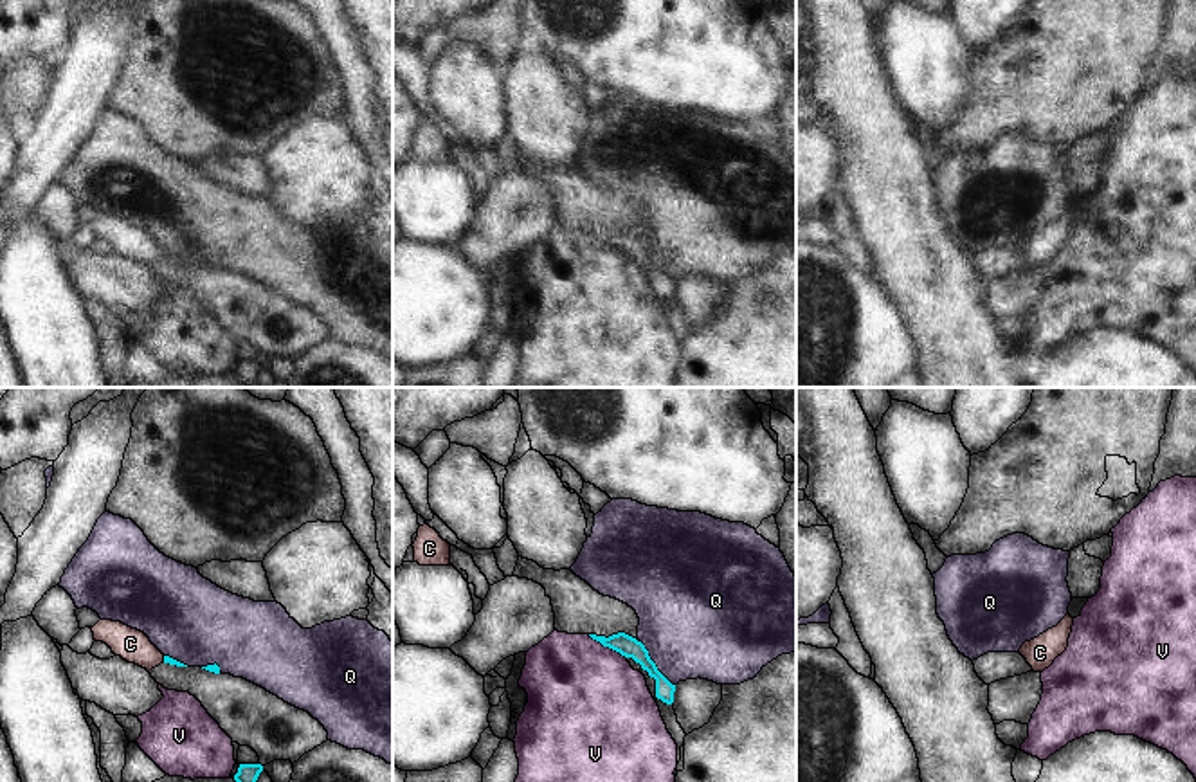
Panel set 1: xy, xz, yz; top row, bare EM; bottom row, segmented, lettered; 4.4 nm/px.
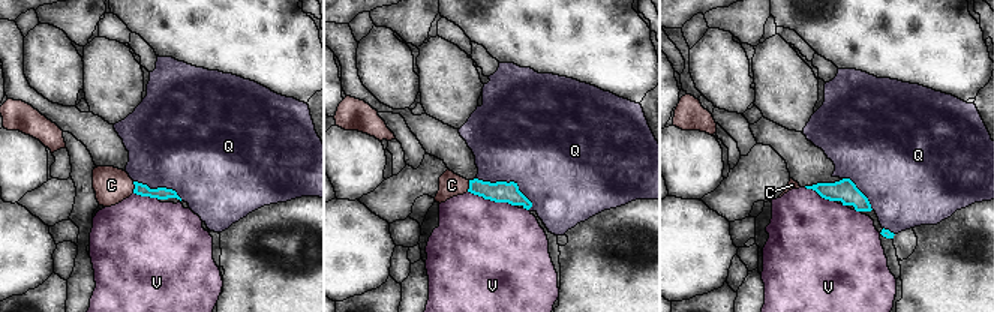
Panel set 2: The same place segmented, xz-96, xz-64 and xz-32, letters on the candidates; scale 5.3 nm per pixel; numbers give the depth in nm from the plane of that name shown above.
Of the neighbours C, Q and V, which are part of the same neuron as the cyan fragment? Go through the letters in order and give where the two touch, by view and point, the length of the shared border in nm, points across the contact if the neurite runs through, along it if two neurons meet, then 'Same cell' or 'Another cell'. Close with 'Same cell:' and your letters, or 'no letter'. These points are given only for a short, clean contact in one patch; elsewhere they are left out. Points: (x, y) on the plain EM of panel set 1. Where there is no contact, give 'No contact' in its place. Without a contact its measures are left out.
C: Touches cyan at xy (164, 256). Shared border 30 nm. Path across: xy (166, 254), (164, 256), (148, 253), (130, 240). Same cell
Q: Touches cyan at xz (654, 260). Shared border 260 nm. Another cell
V: Touches cyan at xz (607, 242). Shared border 200 nm. Another cell
Same cell: C.

